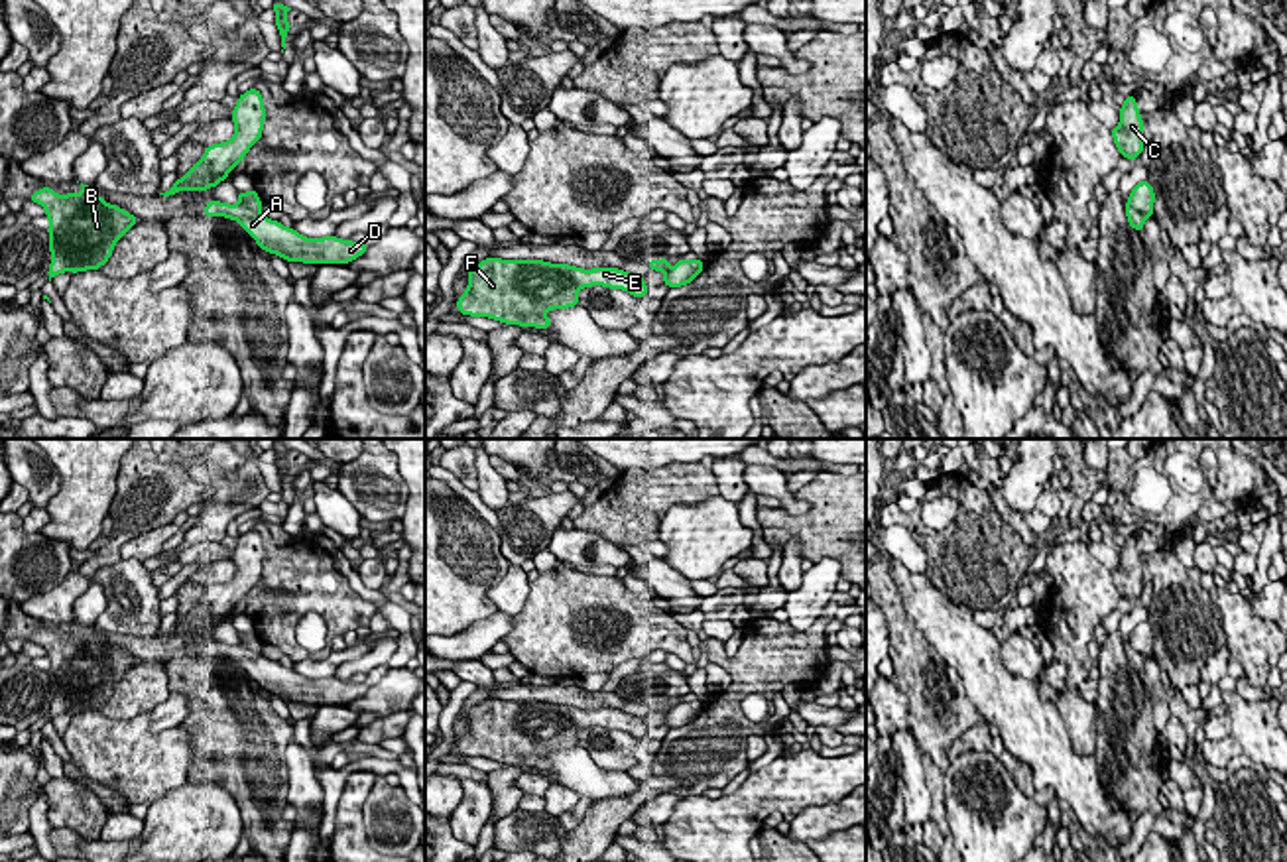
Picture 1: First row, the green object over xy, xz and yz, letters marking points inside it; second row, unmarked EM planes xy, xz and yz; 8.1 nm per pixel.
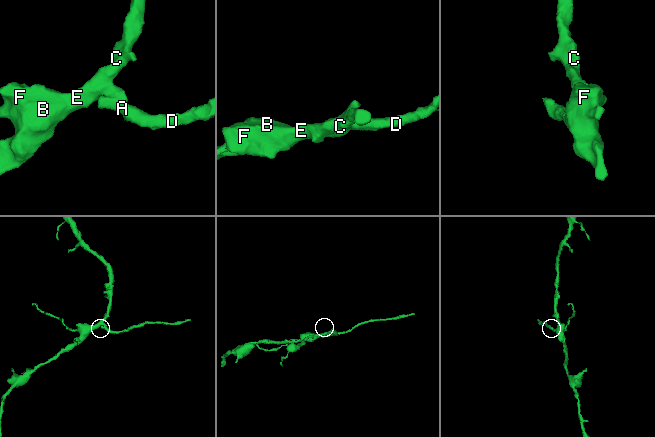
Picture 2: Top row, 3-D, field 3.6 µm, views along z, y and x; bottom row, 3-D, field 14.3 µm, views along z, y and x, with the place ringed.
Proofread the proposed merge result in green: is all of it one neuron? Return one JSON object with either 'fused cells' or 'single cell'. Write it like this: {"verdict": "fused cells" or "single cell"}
{"verdict": "fused cells"}

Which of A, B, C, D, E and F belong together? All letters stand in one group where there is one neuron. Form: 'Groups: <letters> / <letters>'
Groups: A D / B C E F

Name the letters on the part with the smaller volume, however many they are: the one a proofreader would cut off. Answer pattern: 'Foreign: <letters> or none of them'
Foreign: A, D

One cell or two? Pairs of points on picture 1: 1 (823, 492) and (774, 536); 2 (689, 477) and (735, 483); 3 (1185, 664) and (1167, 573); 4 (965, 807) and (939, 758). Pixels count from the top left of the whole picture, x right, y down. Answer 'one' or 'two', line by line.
1: one
2: two
3: one
4: two

